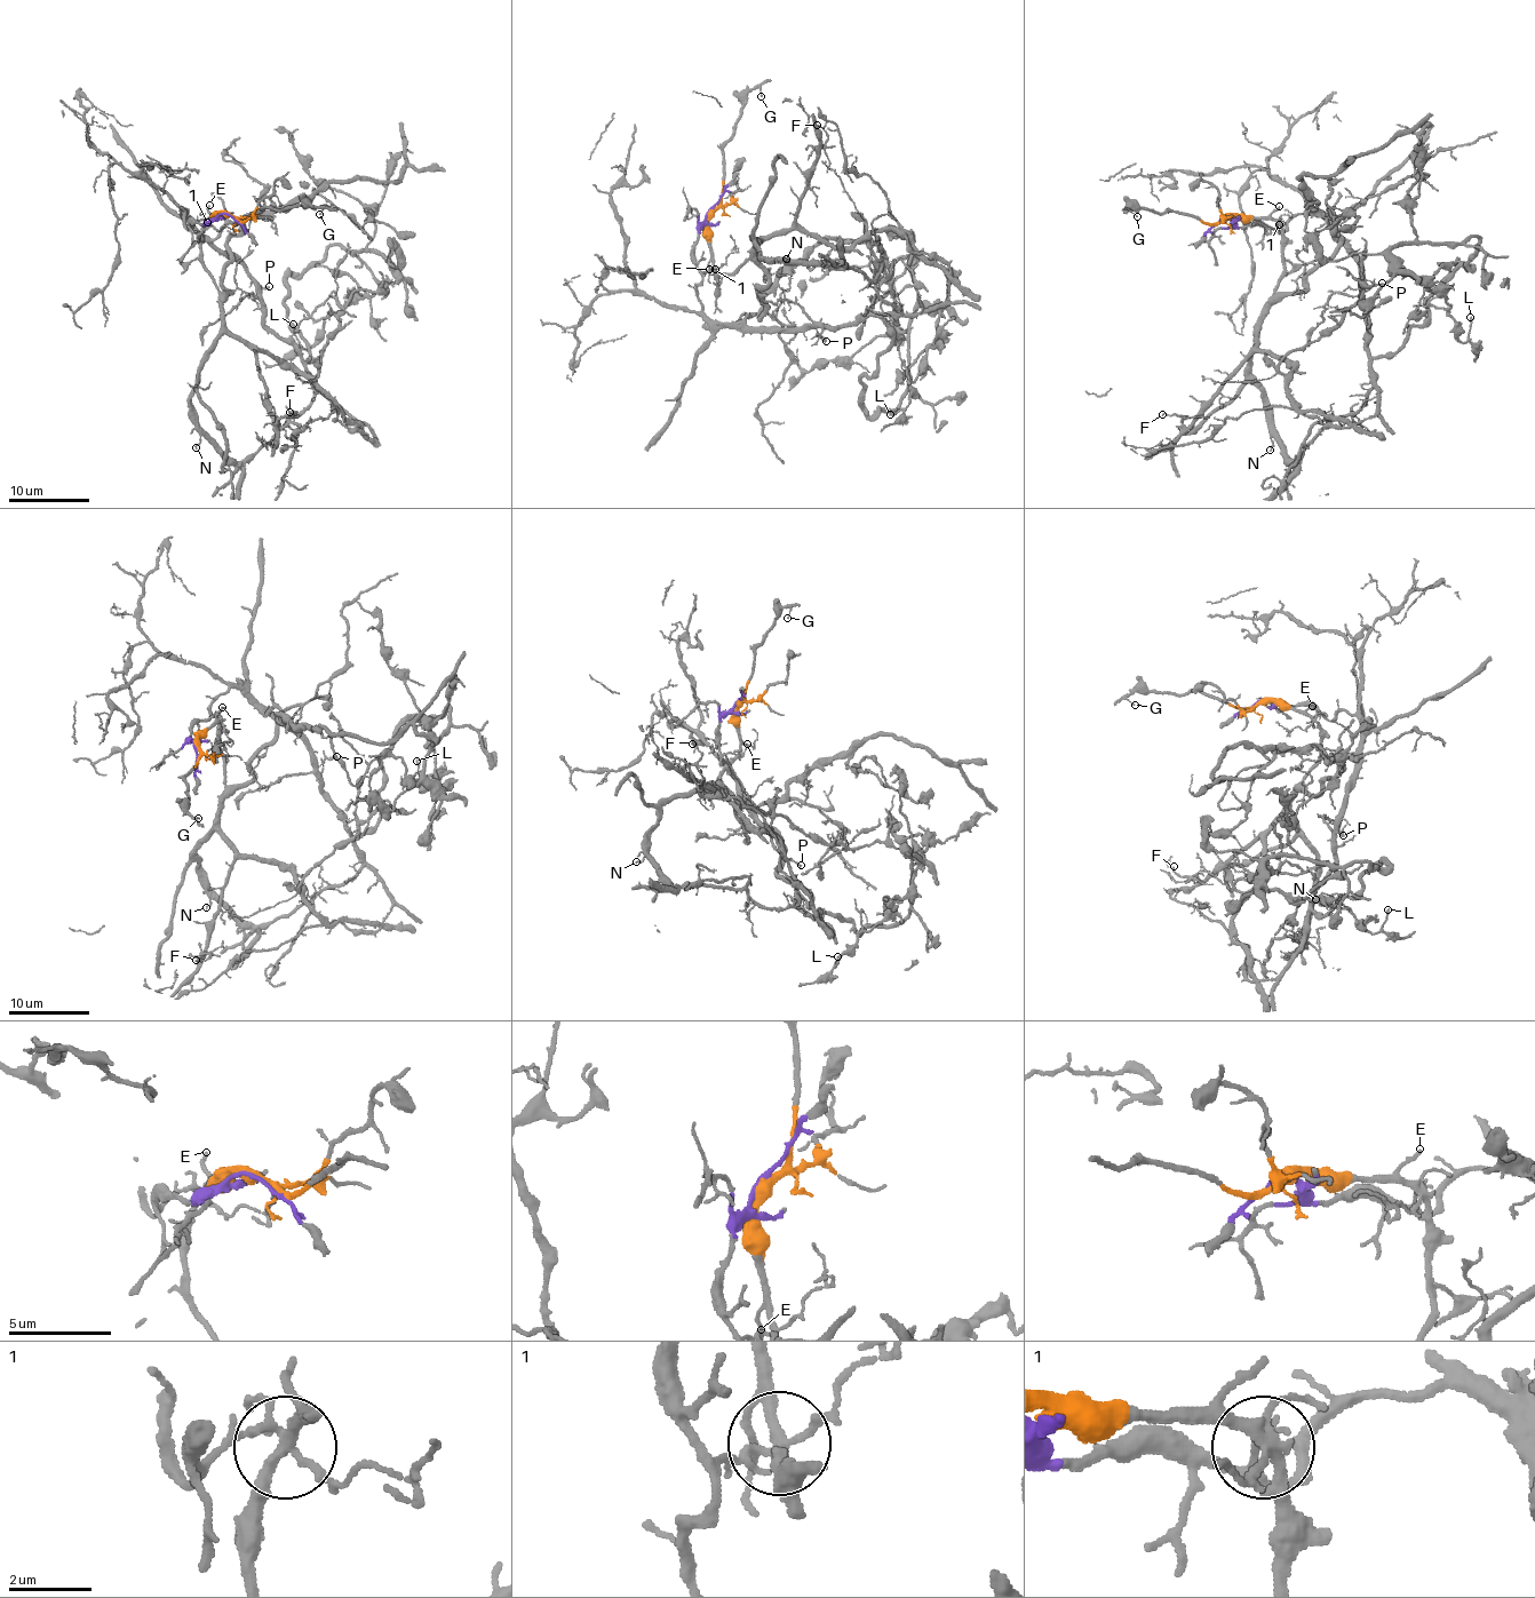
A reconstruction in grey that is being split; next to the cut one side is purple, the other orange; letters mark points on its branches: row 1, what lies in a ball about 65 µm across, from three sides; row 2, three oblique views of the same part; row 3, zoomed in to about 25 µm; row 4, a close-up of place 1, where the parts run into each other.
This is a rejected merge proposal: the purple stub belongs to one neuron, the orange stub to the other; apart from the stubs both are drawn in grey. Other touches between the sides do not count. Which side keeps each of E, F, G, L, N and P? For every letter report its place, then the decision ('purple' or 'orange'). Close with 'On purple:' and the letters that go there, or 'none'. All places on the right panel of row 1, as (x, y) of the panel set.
E: at (1279, 206); orange
F: at (1162, 414); orange
G: at (1137, 216); orange
L: at (1470, 317); purple
N: at (1270, 450); orange
P: at (1382, 283); purple
On purple: L, P

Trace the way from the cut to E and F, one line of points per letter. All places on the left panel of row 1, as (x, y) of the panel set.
E: (229, 216), (209, 216), (209, 204)
F: (229, 216), (203, 227), (204, 268), (216, 285), (223, 326), (253, 354), (273, 423), (295, 412), (288, 412)

